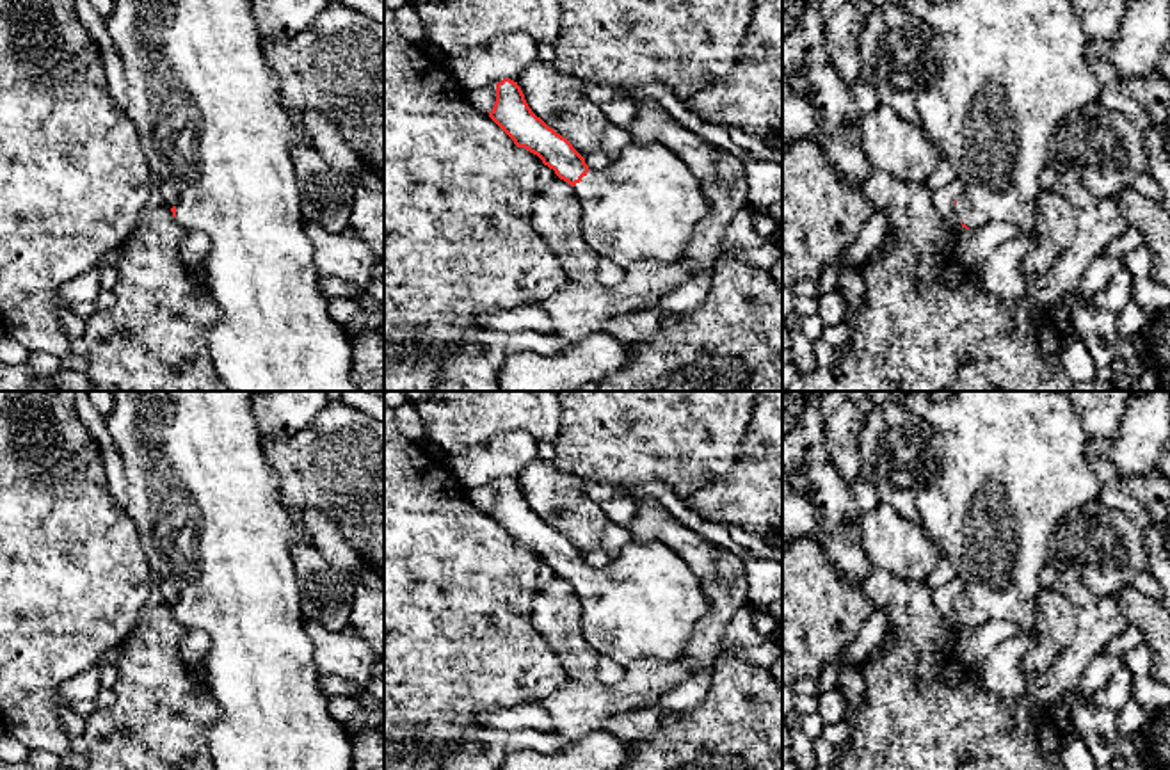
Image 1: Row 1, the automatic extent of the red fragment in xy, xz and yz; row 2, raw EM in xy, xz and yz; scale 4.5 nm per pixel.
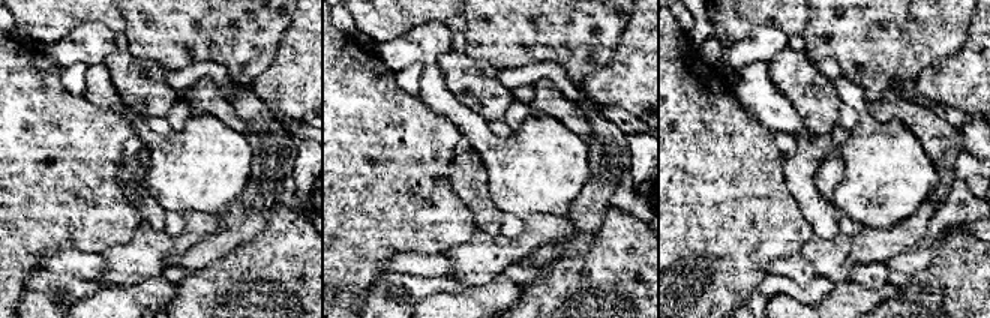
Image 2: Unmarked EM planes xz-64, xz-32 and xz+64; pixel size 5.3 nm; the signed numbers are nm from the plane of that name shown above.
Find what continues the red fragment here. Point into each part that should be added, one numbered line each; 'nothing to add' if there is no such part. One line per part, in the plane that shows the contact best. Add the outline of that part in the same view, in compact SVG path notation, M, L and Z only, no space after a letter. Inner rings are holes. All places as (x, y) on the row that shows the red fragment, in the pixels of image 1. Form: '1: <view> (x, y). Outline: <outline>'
1: xz (644, 205). Outline: M629 142L606 167L589 169L573 188L581 203L585 242L622 269L637 260L679 261L706 213L701 180L663 144Z

